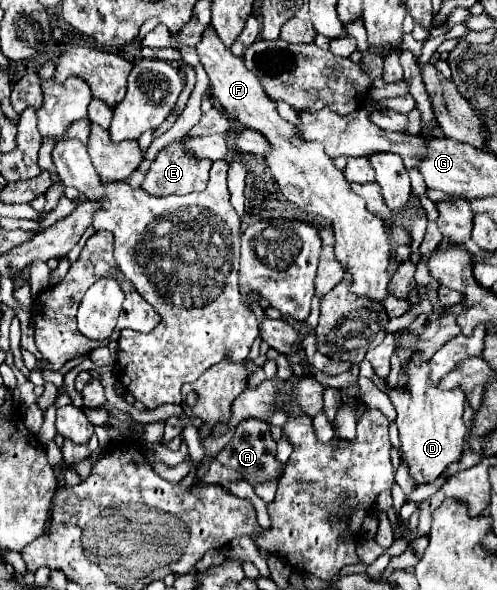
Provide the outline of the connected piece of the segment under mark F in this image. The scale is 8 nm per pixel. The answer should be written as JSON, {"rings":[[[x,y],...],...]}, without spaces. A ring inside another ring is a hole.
{"rings":[[[206,26],[196,48],[200,62],[208,72],[212,94],[218,98],[222,108],[242,126],[262,132],[274,146],[274,152],[266,158],[266,162],[286,200],[332,222],[336,236],[336,258],[348,266],[348,272],[352,274],[352,292],[358,296],[372,296],[372,300],[382,302],[388,294],[390,282],[390,276],[386,274],[390,234],[384,220],[366,210],[366,202],[352,192],[348,180],[340,170],[336,170],[320,142],[302,140],[298,132],[294,132],[294,126],[278,116],[276,104],[264,92],[258,76],[244,66],[240,56],[232,54],[212,26]],[[304,160],[308,160],[308,164]]]}

